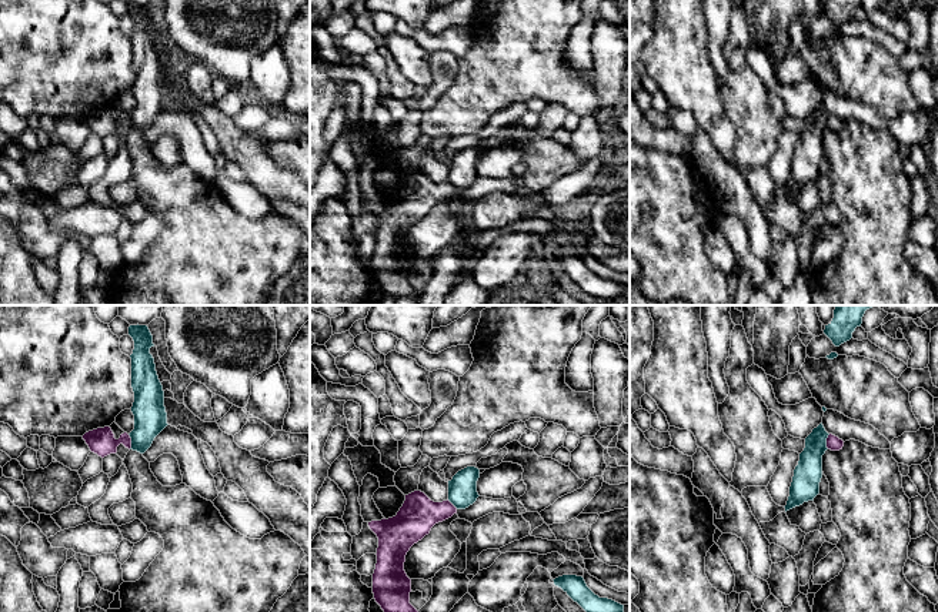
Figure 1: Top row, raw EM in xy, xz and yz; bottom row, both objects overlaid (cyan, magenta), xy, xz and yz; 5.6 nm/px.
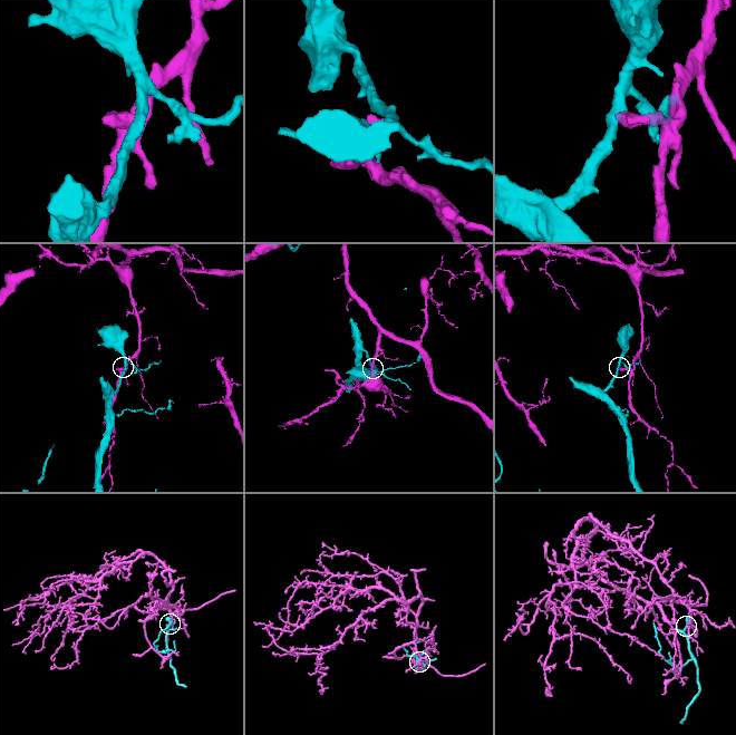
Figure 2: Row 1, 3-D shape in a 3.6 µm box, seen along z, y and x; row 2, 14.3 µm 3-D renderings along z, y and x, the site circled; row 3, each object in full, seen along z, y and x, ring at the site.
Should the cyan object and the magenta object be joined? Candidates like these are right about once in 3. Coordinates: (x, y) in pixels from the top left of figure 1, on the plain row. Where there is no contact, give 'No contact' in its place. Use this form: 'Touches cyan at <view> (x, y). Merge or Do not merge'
Touches cyan at xy (132, 121). Do not merge

